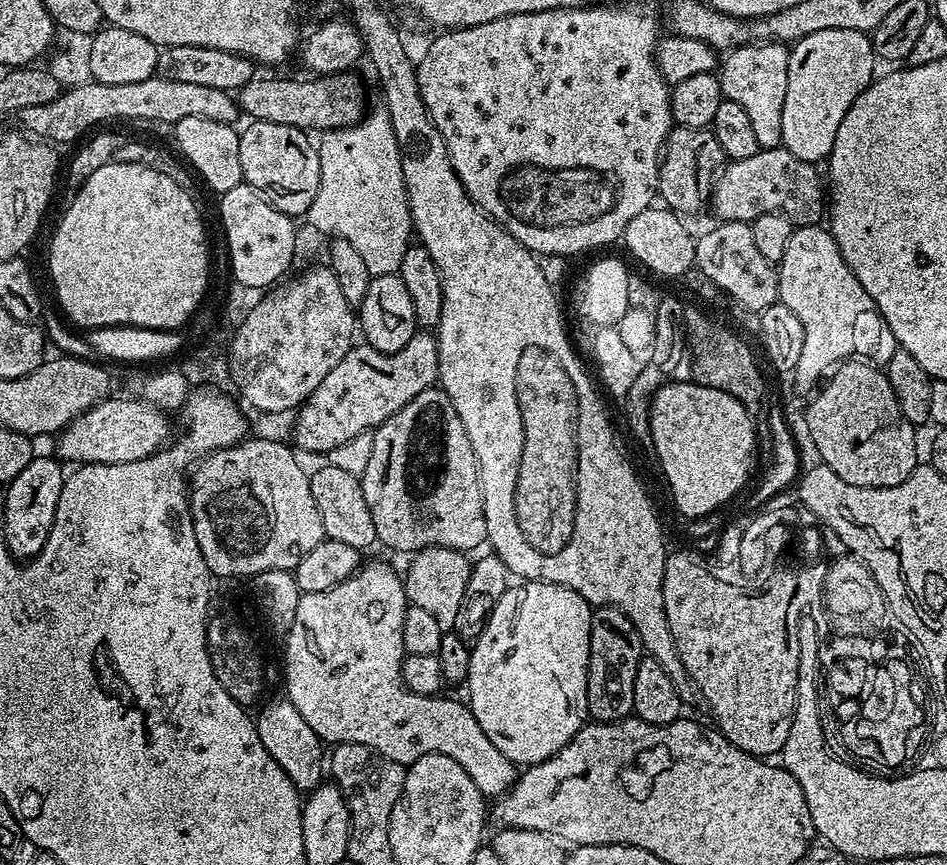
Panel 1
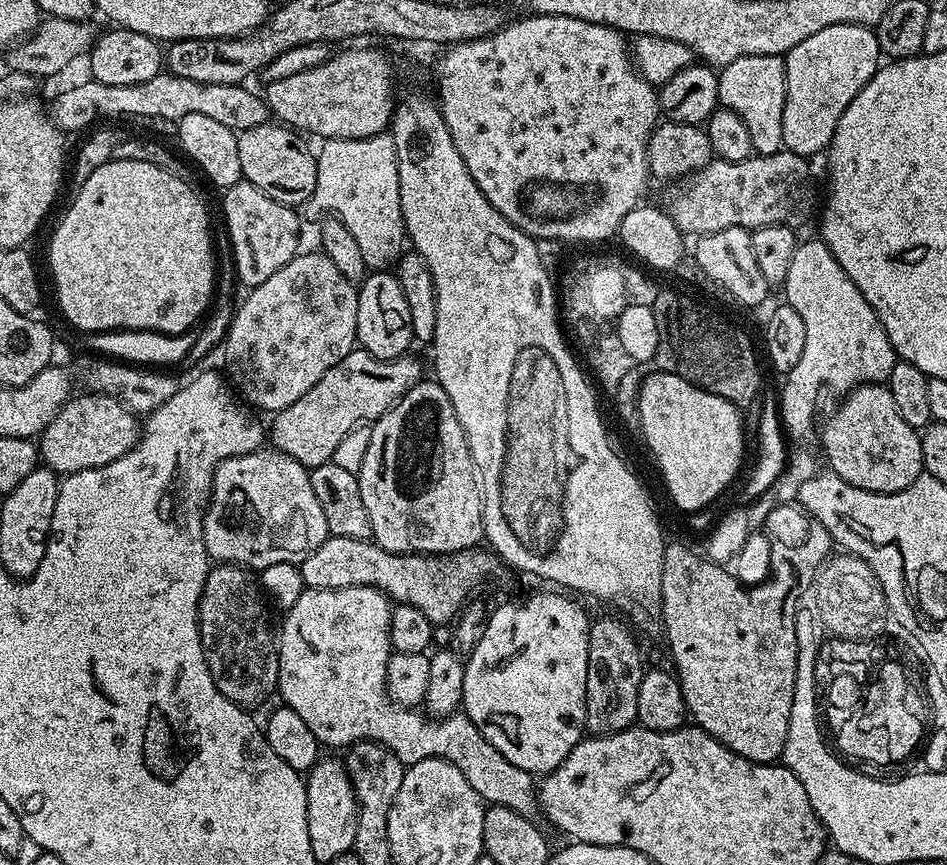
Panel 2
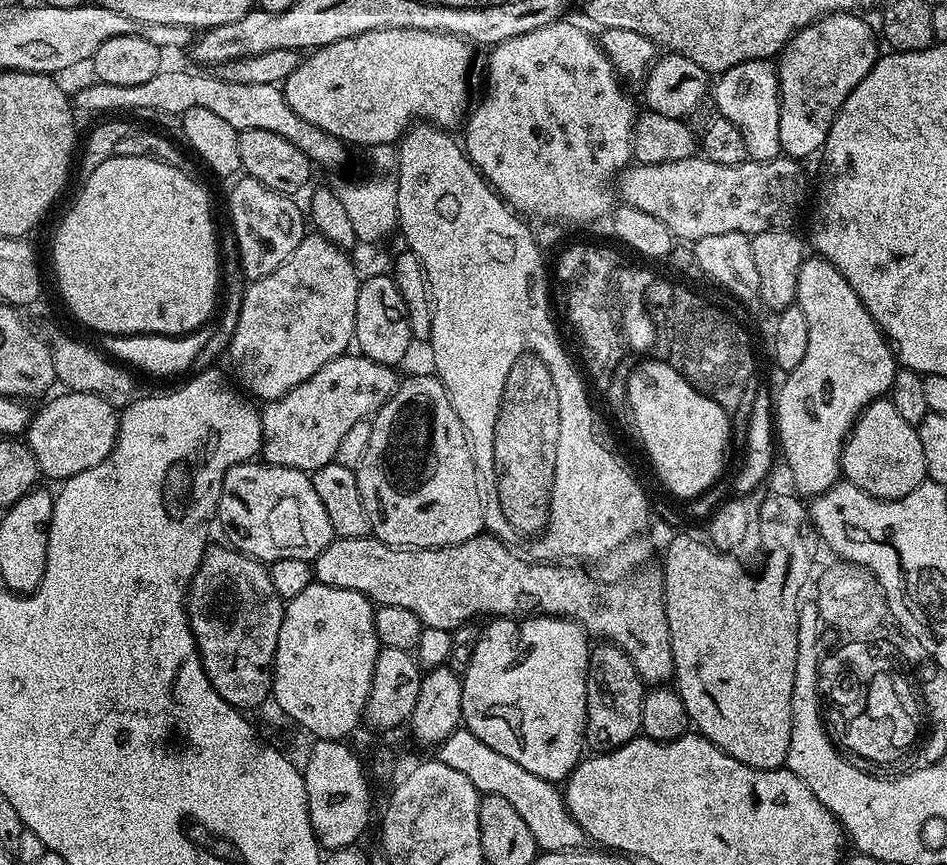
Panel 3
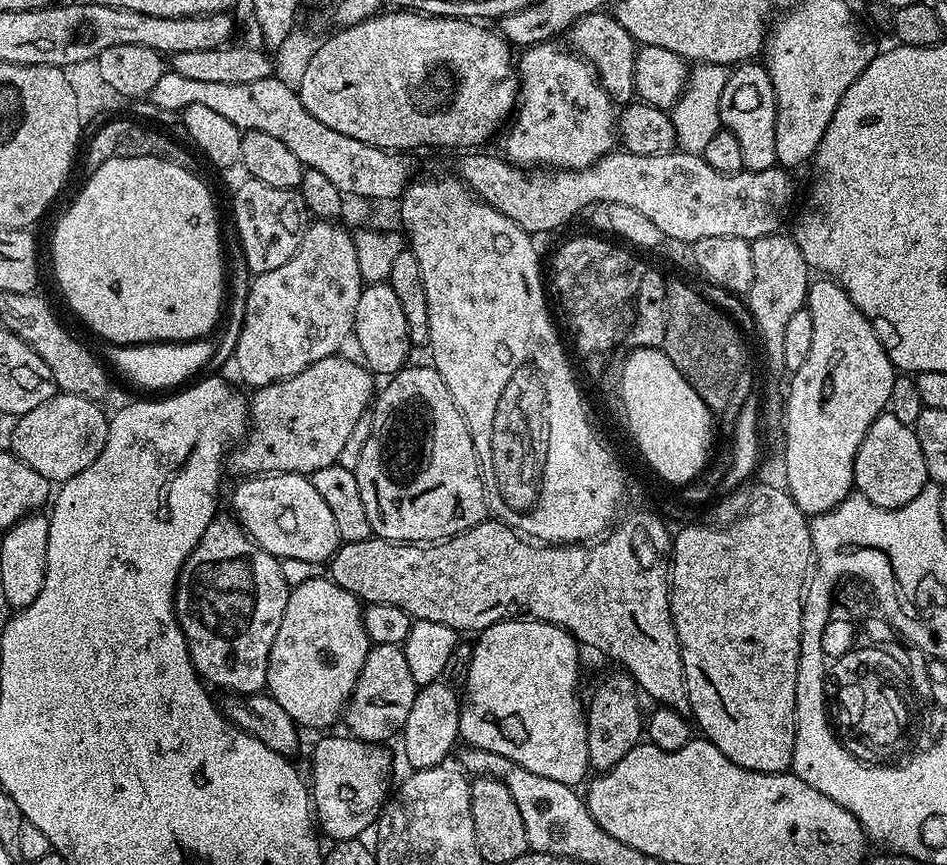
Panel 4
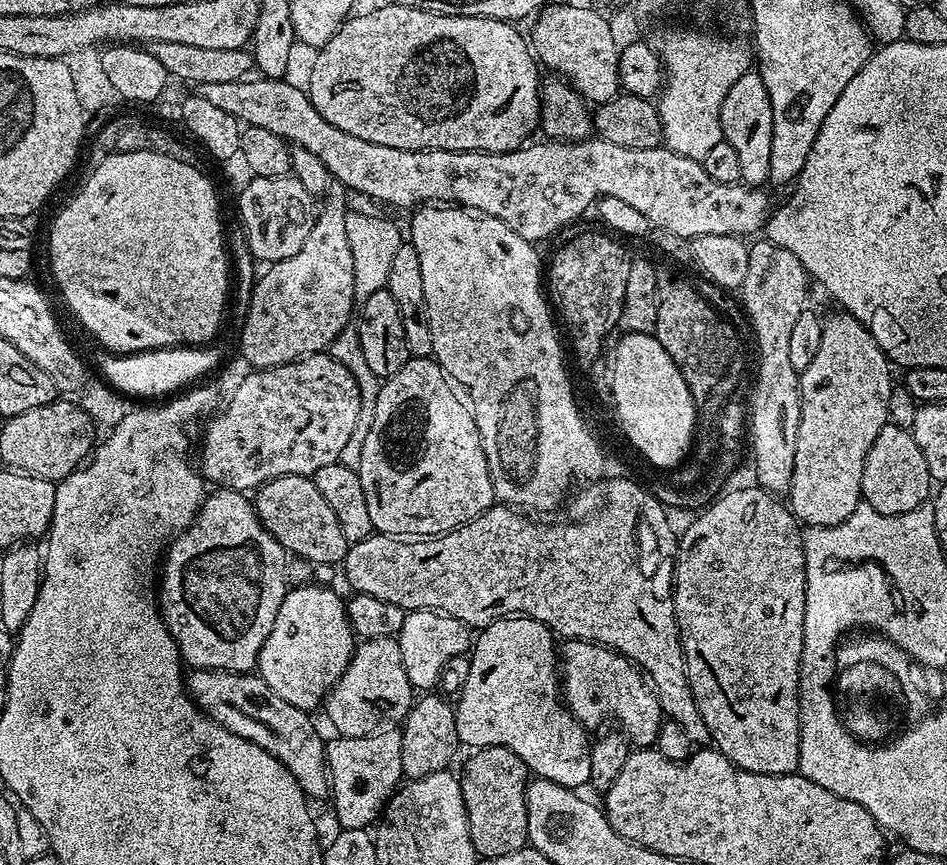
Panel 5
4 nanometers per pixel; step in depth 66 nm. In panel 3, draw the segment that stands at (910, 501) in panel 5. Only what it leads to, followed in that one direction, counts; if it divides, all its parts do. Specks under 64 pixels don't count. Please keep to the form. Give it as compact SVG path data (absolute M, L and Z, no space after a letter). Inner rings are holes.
M891 399L871 400L856 419L844 442L840 455L840 470L847 483L858 486L866 494L876 496L880 500L897 500L910 494L910 490L917 488L928 475L917 425L906 422L906 418L902 418L898 410L894 410Z

